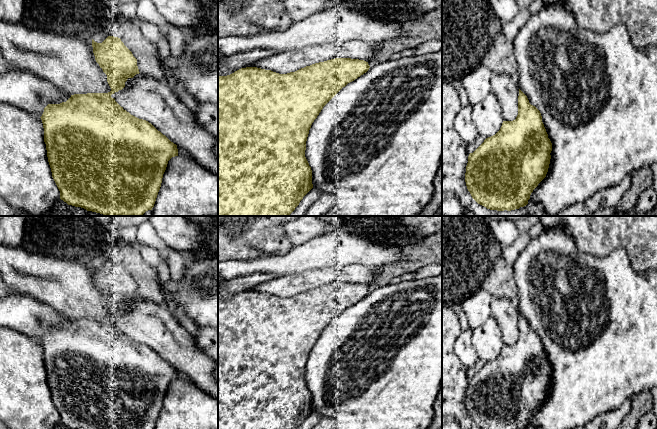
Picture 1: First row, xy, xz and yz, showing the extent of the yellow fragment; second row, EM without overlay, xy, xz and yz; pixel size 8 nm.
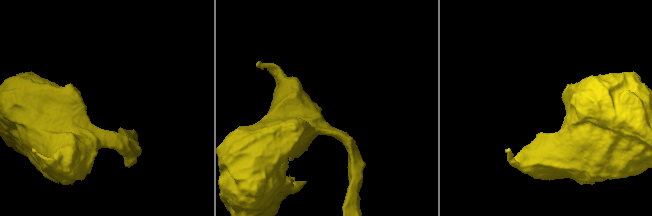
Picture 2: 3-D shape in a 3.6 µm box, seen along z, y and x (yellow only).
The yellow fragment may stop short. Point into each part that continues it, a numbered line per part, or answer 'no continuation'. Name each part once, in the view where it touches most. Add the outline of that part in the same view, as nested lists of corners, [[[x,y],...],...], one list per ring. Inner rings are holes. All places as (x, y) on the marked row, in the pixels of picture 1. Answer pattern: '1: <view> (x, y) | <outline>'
no continuation

